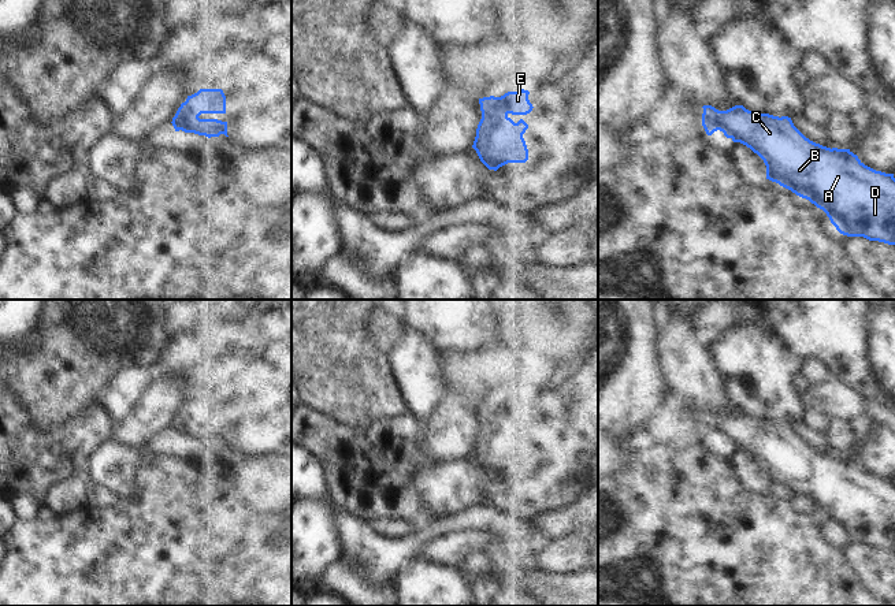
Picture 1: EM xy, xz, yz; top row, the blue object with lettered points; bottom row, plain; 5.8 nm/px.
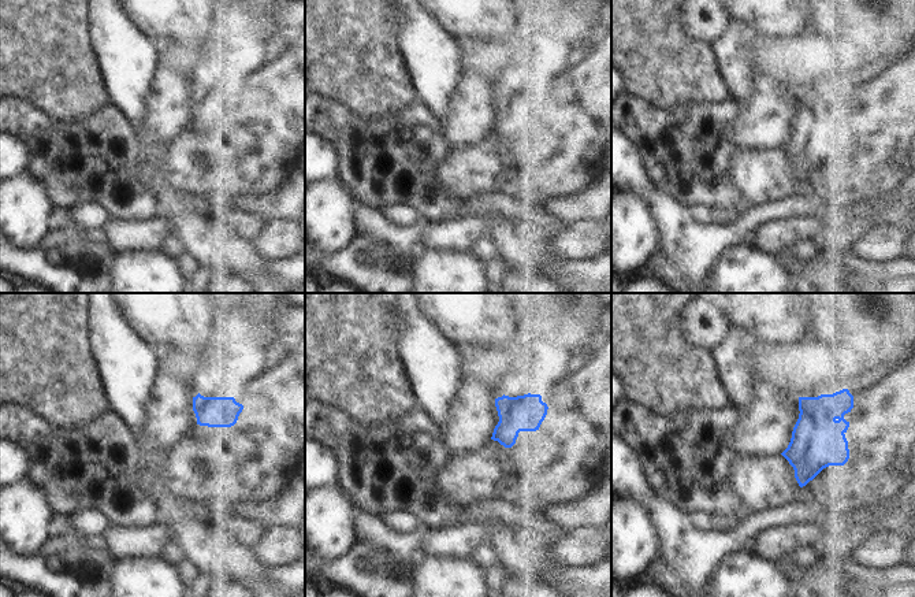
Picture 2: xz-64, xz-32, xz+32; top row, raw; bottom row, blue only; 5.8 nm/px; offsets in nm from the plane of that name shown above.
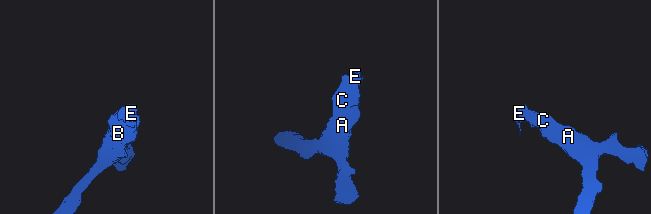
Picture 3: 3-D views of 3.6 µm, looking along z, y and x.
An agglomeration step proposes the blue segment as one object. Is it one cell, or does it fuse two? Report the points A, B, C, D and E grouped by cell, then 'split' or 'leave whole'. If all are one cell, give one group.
groups A B C D E; leave whole

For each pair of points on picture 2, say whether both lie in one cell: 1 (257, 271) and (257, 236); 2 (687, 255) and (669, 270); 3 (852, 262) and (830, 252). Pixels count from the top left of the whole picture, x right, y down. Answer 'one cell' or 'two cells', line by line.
1: two cells
2: two cells
3: two cells

